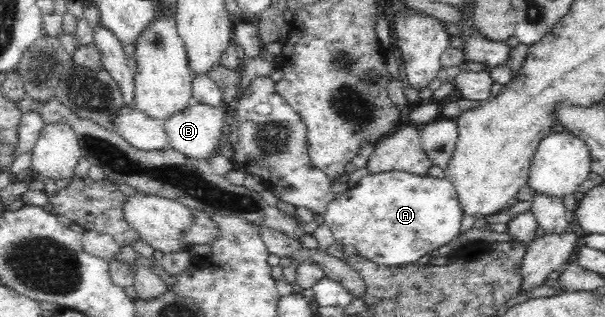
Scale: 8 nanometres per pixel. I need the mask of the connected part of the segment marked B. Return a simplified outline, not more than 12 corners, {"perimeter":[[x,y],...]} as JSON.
{"perimeter":[[192,102],[163,120],[168,144],[209,160],[229,117]]}

